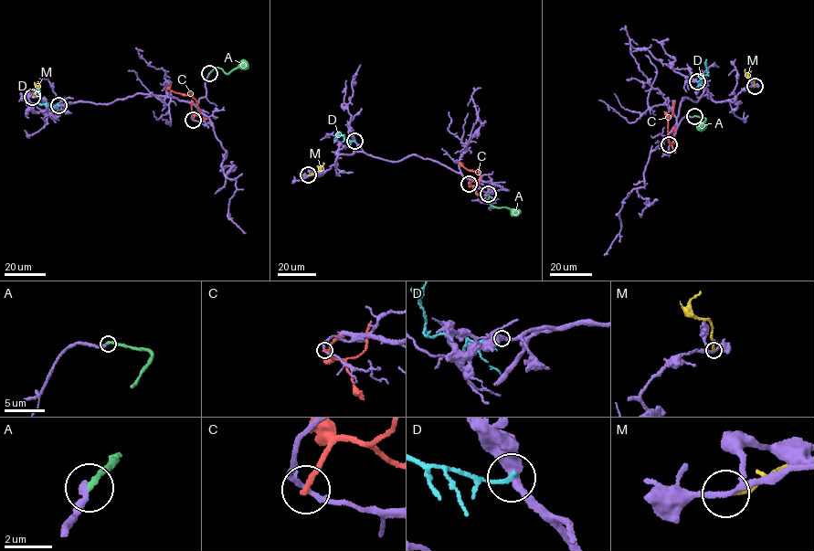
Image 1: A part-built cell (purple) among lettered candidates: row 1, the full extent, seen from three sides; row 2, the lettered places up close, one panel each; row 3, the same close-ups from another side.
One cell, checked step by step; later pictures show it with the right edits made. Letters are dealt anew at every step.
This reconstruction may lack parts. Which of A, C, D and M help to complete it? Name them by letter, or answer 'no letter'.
A

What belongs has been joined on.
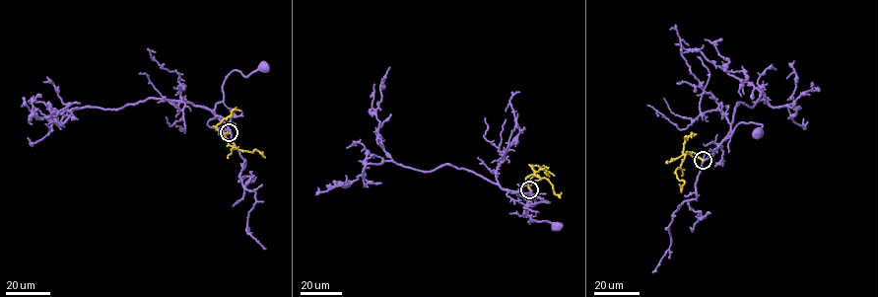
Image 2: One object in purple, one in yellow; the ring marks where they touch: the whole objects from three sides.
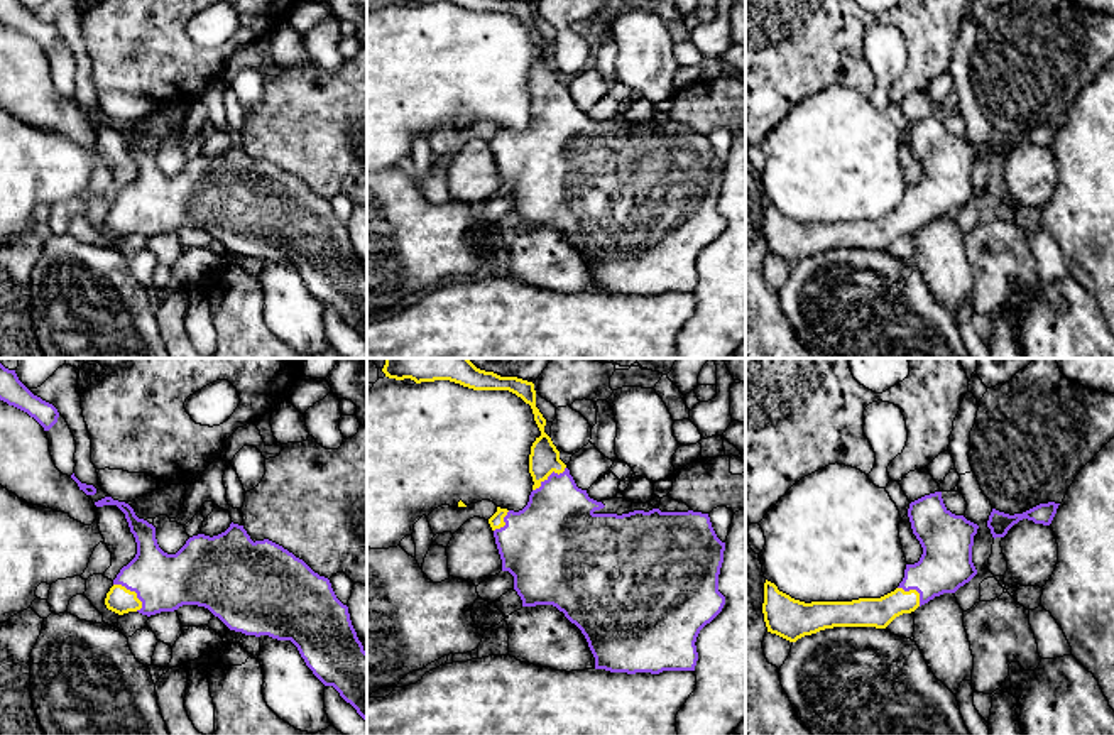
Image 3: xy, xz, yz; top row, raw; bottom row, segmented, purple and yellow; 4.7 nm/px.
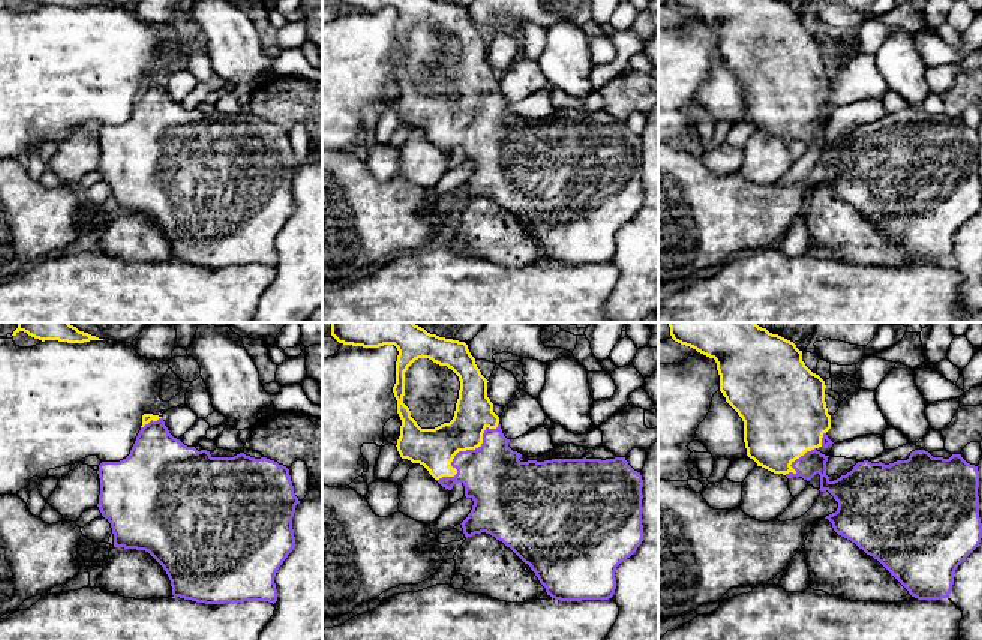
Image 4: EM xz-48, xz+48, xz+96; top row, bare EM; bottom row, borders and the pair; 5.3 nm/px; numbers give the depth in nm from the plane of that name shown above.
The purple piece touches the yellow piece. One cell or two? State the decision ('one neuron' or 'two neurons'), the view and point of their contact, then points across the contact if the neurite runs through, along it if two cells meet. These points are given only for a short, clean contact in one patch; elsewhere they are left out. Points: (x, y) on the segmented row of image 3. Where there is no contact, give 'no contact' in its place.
one neuron; meets purple in xy at (132, 590); runs through xy (163, 582), (152, 582), (132, 590), (120, 600)

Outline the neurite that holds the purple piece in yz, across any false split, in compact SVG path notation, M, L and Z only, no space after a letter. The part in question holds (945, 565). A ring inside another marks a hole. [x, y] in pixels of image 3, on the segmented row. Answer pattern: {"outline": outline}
{"outline": "M942 492L911 502L908 517L923 554L918 563L906 564L894 591L881 598L805 603L766 580L762 613L767 632L796 642L833 627L886 629L896 617L915 612L935 596L955 593L977 574L972 546L979 525L952 514Z"}

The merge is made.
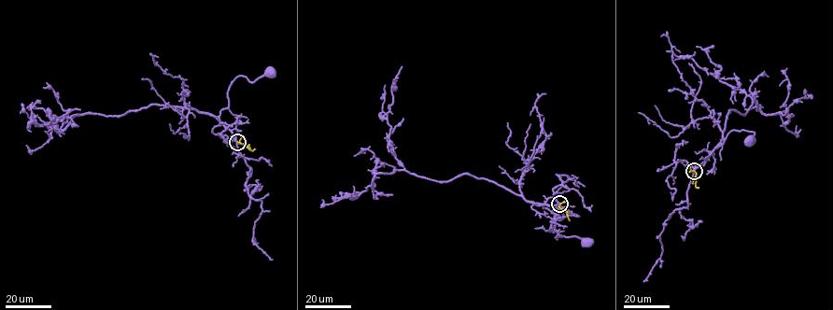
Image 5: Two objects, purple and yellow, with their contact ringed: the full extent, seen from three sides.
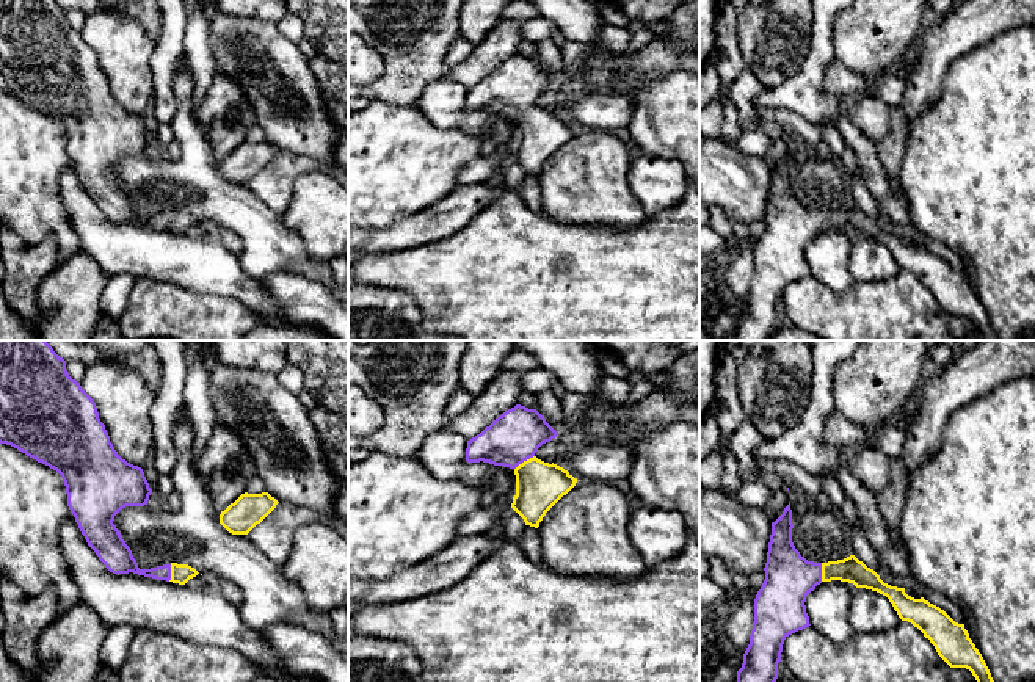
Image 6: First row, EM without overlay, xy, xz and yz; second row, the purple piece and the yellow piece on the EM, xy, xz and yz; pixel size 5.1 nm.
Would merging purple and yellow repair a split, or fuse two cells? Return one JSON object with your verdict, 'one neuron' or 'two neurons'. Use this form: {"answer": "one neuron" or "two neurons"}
{"answer": "two neurons"}

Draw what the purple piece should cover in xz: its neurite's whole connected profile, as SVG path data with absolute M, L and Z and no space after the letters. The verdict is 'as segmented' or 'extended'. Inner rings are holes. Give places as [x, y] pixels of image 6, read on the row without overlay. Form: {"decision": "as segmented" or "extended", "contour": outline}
{"decision": "as segmented", "contour": "M516 53L467 89L466 110L516 118L557 85L536 58Z"}

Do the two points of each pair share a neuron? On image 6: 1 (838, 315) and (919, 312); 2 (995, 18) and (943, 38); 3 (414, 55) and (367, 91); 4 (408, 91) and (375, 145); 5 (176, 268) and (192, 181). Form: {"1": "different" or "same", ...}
{"1": "same", "2": "same", "3": "same", "4": "different", "5": "different"}

